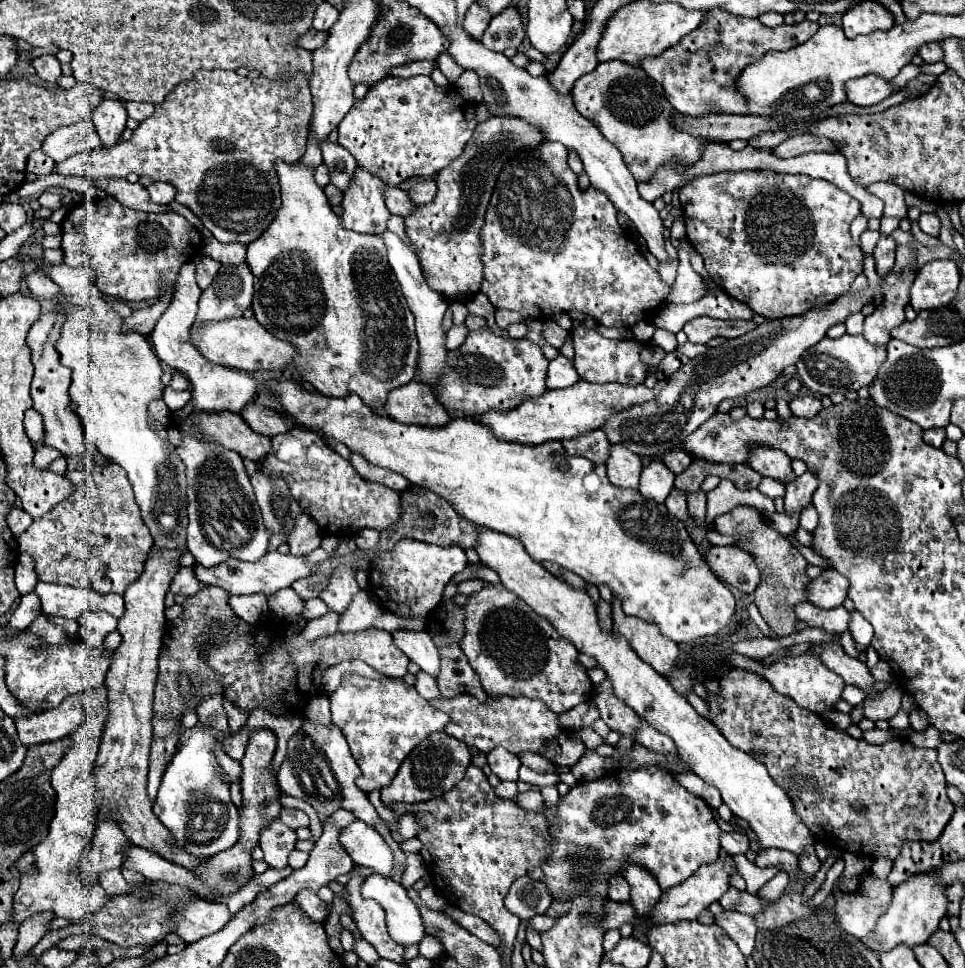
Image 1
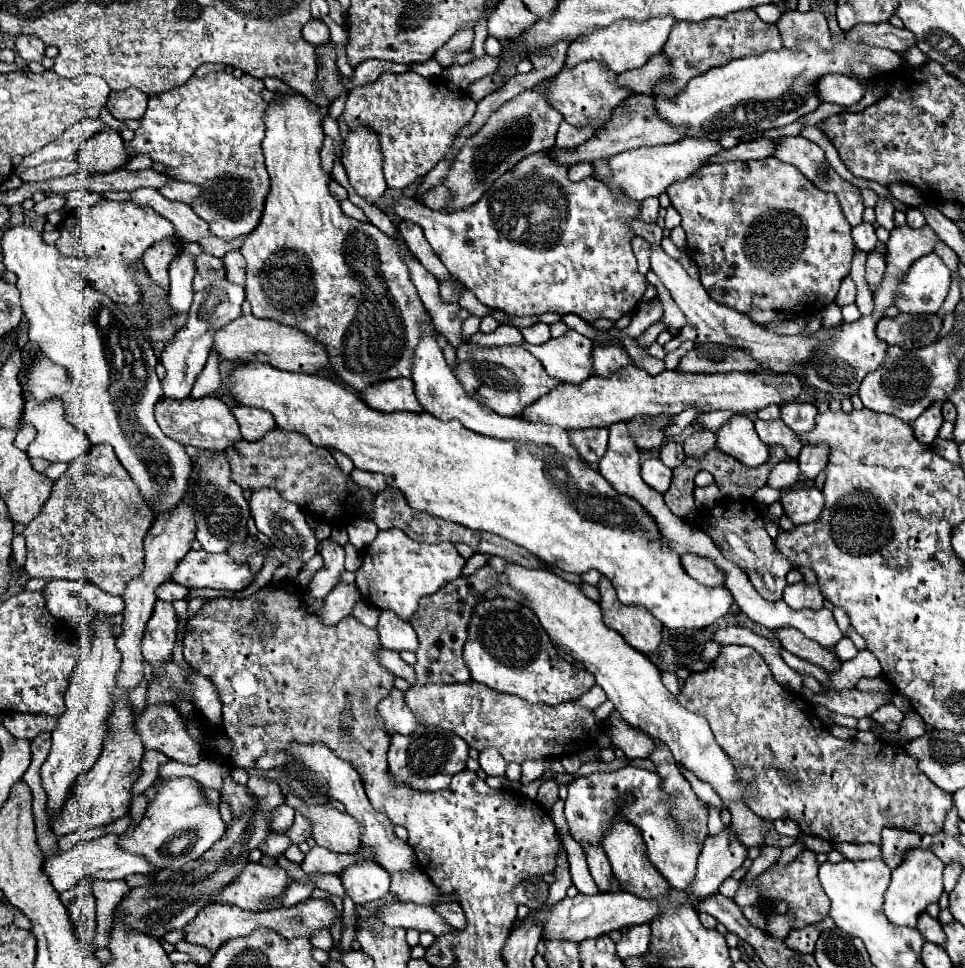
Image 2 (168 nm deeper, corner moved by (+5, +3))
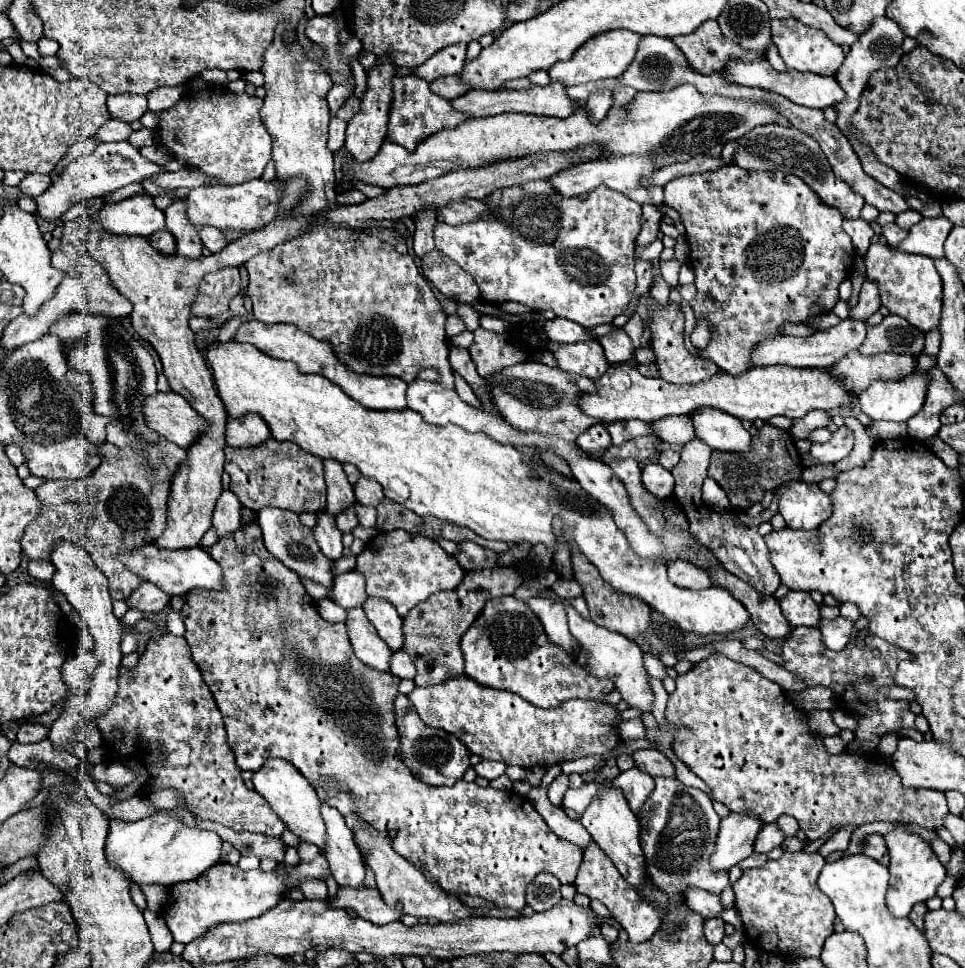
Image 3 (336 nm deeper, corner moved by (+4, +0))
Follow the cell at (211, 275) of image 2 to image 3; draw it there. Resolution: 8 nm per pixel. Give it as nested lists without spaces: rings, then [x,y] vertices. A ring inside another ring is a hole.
[[[223,267],[203,277],[197,299],[191,307],[195,317],[213,317],[227,311],[229,301],[239,293],[239,269]]]

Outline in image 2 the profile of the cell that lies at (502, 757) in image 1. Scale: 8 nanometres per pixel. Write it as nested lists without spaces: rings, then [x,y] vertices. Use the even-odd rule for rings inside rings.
[[[486,748],[480,752],[478,762],[488,776],[504,776],[506,772],[506,760],[500,756],[500,752],[496,752],[496,748]]]

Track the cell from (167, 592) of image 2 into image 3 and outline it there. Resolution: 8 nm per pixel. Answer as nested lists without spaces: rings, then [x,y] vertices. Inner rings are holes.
[[[141,583],[133,595],[129,595],[127,603],[133,609],[139,609],[143,613],[159,613],[169,605],[169,595],[163,593],[159,587],[155,587],[153,583]]]

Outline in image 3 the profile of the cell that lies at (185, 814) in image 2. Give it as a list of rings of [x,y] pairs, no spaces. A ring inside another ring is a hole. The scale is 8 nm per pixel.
[[[157,813],[135,823],[111,819],[105,855],[113,867],[121,869],[125,877],[137,885],[157,883],[171,887],[181,881],[193,881],[215,865],[221,857],[221,839],[217,833],[187,827],[169,813]]]

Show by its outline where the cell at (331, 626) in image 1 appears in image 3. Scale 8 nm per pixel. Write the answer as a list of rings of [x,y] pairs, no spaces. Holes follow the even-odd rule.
[[[347,571],[335,577],[333,585],[333,601],[343,609],[361,607],[367,599],[365,593],[365,577],[359,571]]]

